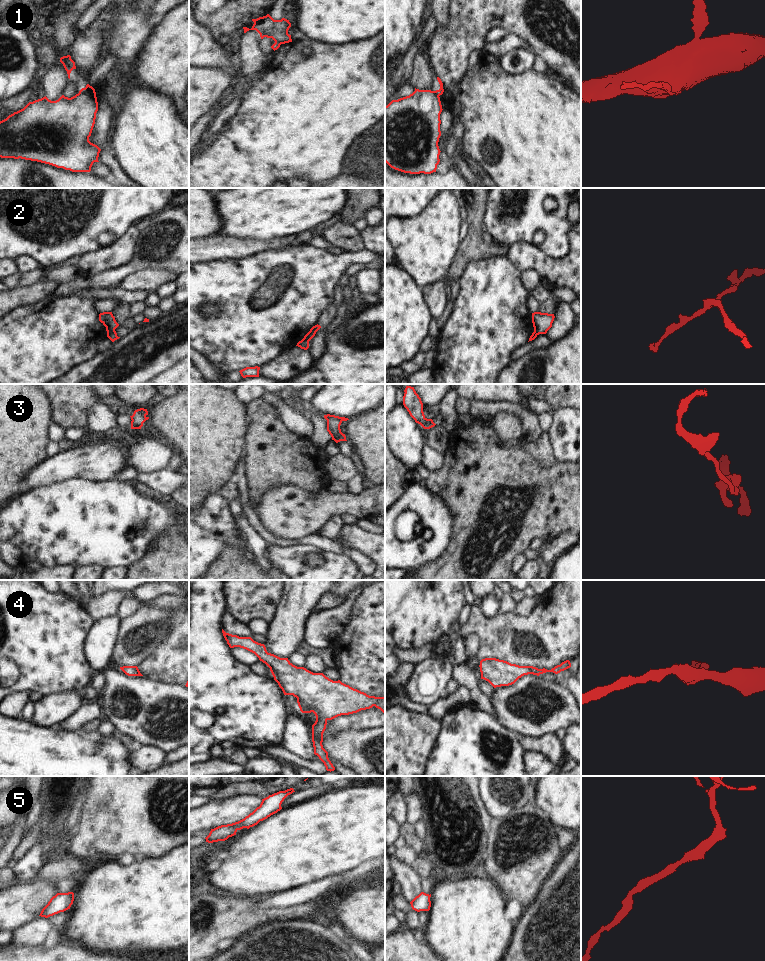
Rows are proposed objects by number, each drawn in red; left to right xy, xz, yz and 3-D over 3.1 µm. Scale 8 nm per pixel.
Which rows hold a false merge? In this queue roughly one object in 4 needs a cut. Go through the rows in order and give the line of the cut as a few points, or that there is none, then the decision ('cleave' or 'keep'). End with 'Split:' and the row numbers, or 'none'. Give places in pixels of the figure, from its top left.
1: cut yz (433, 91), (438, 96); cleave
2: cut xy (114, 329), (107, 333); cleave
3: cut none; keep
4: cut none; keep
5: cut none; keep
Split: 1, 2

